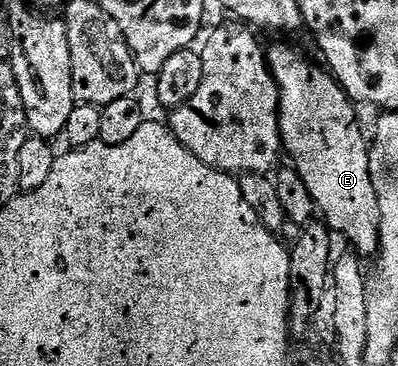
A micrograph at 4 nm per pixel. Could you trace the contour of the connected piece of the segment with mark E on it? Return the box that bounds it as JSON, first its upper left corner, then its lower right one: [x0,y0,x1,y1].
[270,48,380,253]

